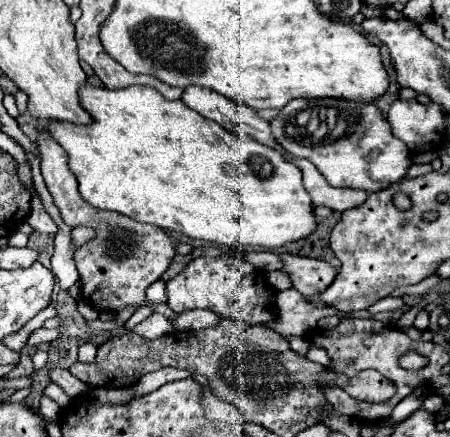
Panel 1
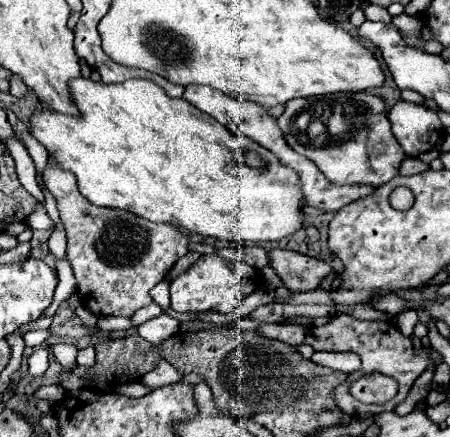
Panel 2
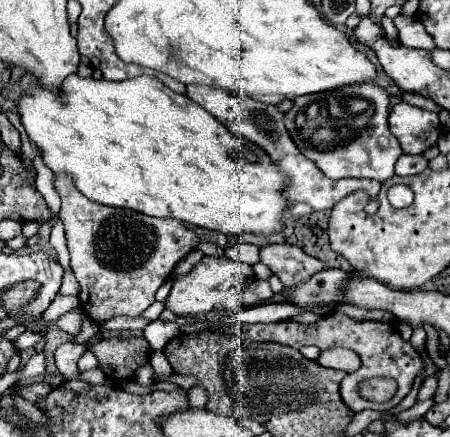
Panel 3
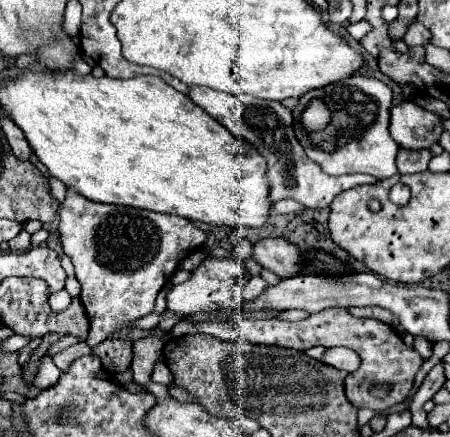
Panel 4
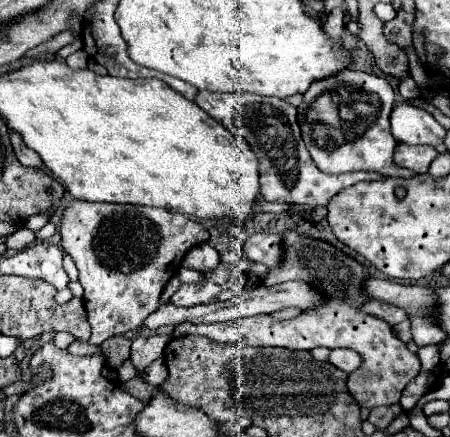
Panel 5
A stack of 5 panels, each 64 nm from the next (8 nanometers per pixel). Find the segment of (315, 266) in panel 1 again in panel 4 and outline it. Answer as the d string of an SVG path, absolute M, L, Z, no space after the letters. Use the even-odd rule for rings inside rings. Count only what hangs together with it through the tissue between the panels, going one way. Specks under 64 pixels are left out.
M262 238L252 244L252 260L272 270L280 278L292 278L300 274L304 258L300 250L284 238Z

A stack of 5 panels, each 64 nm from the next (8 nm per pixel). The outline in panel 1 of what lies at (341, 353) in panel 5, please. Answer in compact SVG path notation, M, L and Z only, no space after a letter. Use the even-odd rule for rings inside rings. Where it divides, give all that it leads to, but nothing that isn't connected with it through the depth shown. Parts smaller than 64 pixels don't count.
M314 344L310 346L308 358L310 358L312 362L318 362L318 364L326 366L326 368L332 368L332 366L336 366L336 364L334 364L334 360L328 356L328 352L326 352L326 350L322 350L322 348L316 348Z

